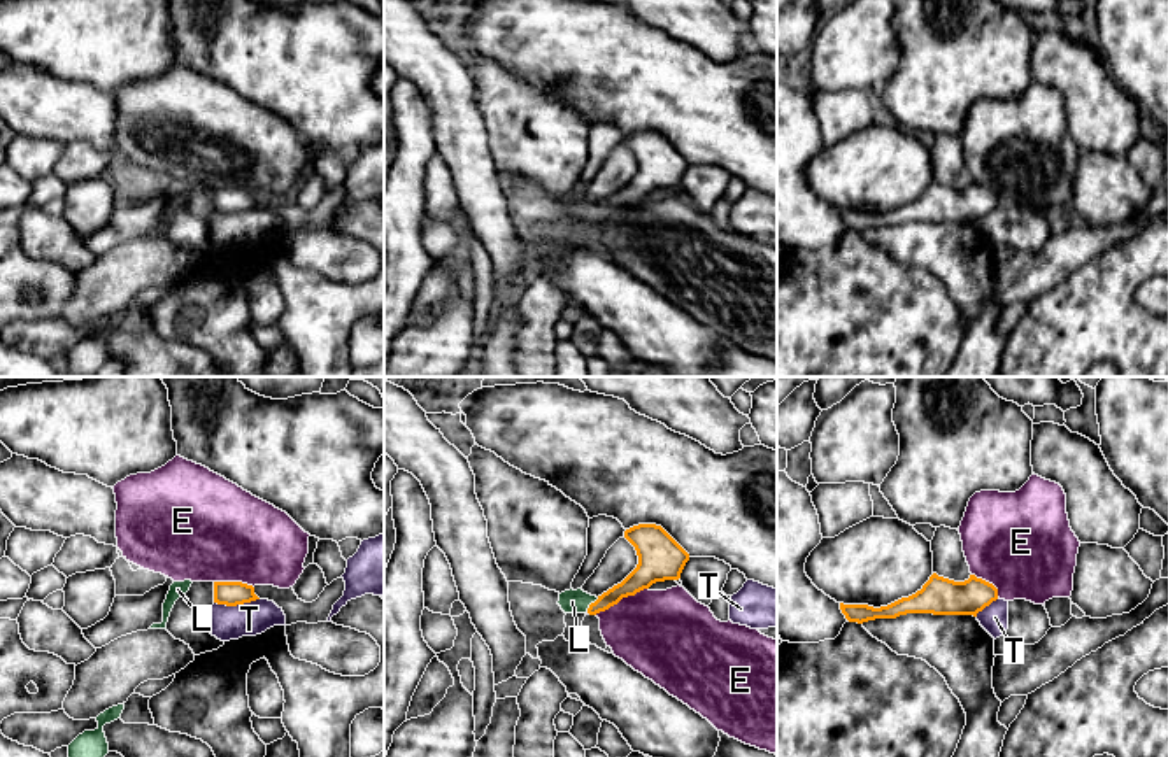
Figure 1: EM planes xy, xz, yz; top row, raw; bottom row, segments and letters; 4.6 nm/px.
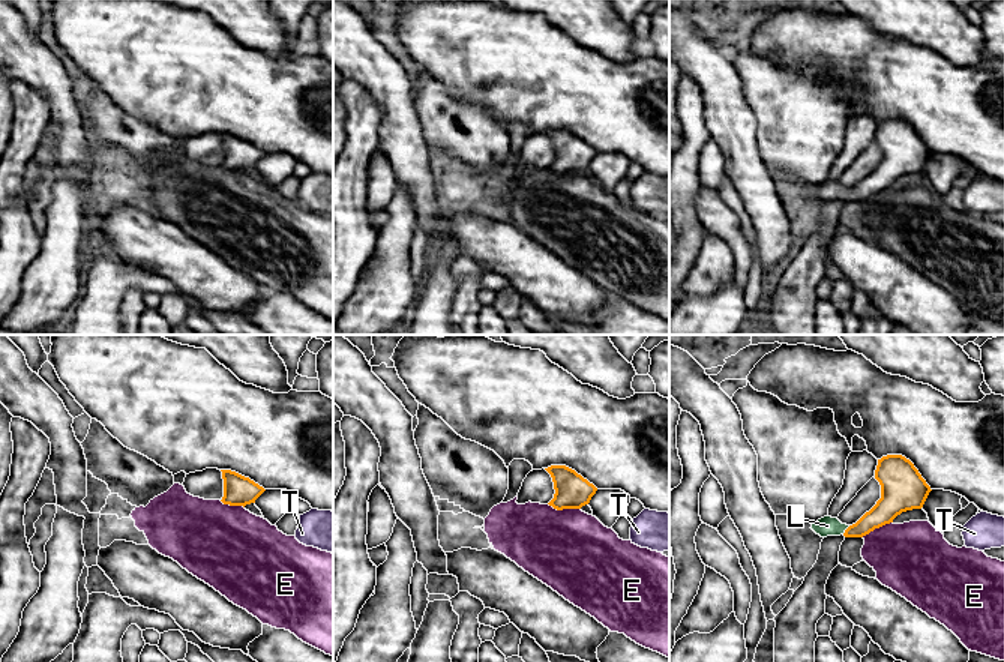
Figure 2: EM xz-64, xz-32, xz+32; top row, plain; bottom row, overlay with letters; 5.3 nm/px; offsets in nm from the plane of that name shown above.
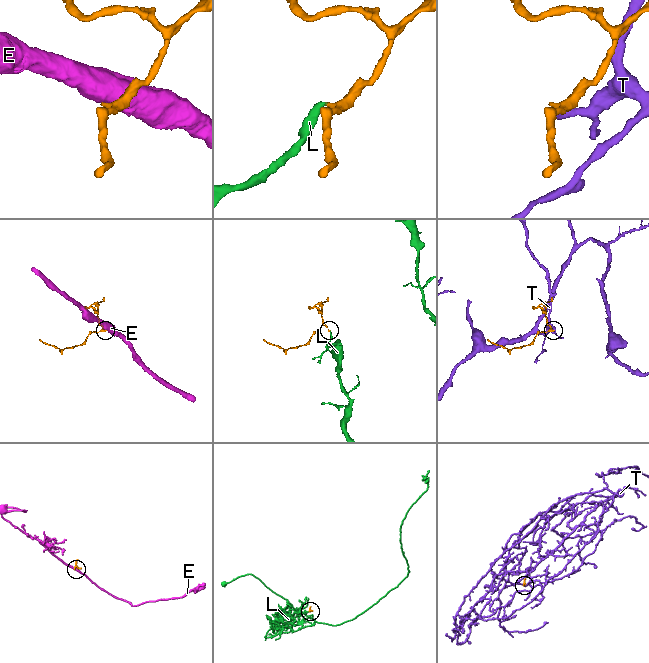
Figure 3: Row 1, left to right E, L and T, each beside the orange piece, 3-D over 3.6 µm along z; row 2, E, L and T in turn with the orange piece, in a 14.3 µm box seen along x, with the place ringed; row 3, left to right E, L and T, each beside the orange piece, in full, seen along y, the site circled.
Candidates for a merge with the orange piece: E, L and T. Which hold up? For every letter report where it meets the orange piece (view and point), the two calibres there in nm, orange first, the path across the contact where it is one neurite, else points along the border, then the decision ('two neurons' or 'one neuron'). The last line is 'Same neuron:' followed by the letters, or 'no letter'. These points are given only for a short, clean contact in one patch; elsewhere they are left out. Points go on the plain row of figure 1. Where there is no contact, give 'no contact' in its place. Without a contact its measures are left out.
E: contact xz (621, 205); calibres 200 and 400 nm; border xz (648, 195), (623, 204), (595, 221); two neurons
L: contact xz (591, 211); calibres 100 and 110 nm; way xz (639, 186), (602, 211), (591, 211), (572, 209); one neuron
T: contact xy (235, 212); calibres 110 and 160 nm; border xy (258, 205), (235, 212), (214, 211); two neurons
Same neuron: L

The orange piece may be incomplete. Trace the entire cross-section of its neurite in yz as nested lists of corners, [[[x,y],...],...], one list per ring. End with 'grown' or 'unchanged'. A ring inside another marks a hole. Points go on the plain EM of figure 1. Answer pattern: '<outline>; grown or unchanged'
[[[933,180],[921,198],[901,205],[887,214],[844,212],[840,217],[849,230],[868,230],[875,226],[896,226],[907,221],[933,223],[973,223],[998,207],[998,196],[975,182],[965,189],[954,189]]]; unchanged

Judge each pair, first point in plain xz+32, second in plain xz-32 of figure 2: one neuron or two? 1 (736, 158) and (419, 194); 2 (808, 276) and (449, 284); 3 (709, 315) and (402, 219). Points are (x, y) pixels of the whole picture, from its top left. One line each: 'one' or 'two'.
1: one
2: two
3: one

